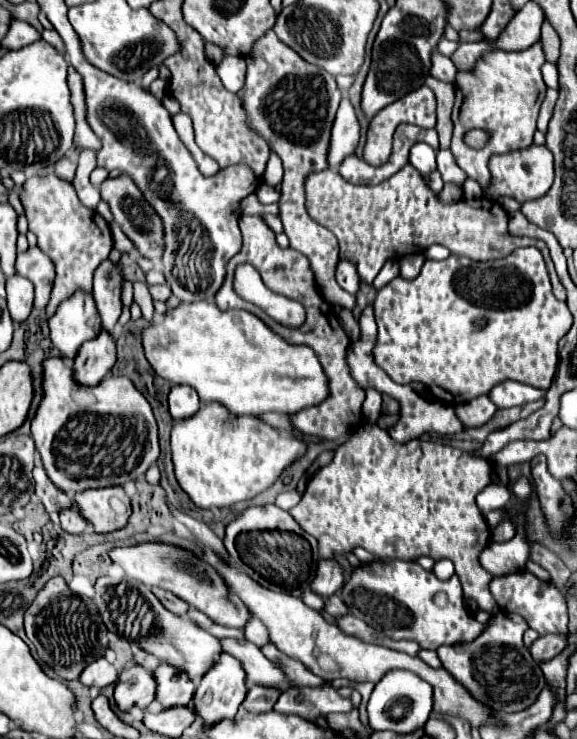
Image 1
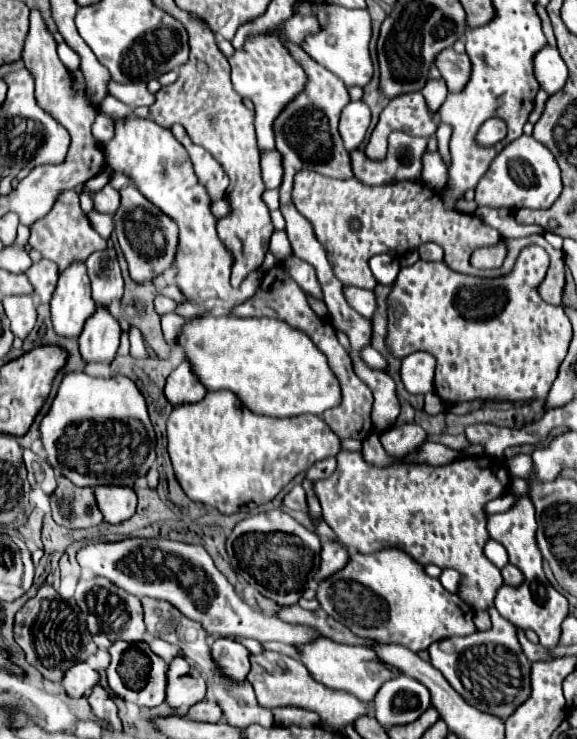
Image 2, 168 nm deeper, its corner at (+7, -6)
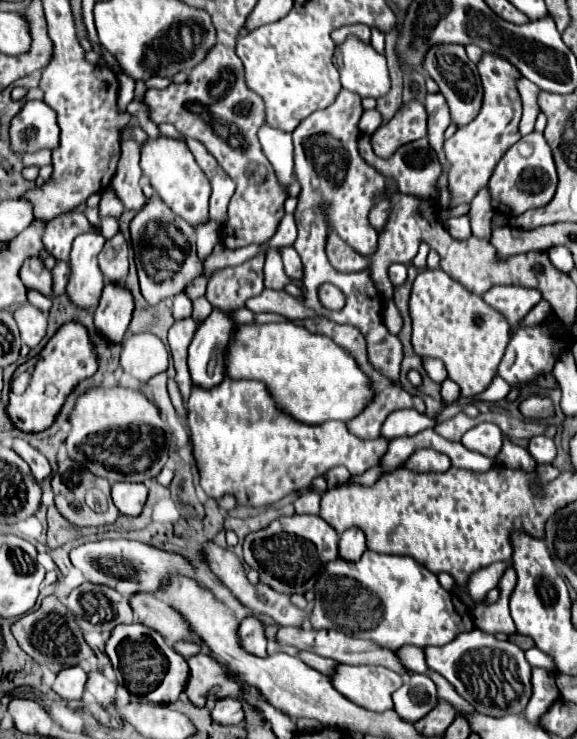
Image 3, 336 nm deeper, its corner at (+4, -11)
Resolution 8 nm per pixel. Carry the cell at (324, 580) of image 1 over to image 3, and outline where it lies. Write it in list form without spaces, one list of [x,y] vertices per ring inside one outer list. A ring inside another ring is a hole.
[[[351,527],[347,531],[341,533],[341,541],[339,541],[339,557],[341,559],[359,559],[367,549],[367,537],[363,535],[363,531]]]

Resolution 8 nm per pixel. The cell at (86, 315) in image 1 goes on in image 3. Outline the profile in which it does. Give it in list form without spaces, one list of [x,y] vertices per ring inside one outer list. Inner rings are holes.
[[[83,233],[75,239],[71,251],[71,279],[67,295],[79,307],[91,307],[99,301],[105,287],[103,273],[97,265],[97,255],[103,249],[105,237],[101,233]]]

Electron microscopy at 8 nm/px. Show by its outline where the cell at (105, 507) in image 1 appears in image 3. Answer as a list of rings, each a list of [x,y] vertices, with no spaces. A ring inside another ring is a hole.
[[[115,483],[113,503],[123,515],[139,515],[147,501],[147,487],[143,483]]]

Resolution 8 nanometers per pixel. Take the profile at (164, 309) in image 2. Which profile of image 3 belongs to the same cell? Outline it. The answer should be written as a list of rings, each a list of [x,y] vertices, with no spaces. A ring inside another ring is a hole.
[[[179,293],[173,299],[173,317],[175,319],[185,319],[185,317],[191,317],[191,311],[193,311],[191,299],[185,293]]]

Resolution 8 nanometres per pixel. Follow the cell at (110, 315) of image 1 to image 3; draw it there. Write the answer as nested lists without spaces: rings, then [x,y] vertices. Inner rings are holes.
[[[117,233],[115,237],[107,239],[103,251],[99,253],[99,267],[107,281],[113,281],[113,283],[123,281],[123,277],[127,275],[127,267],[129,267],[127,255],[129,255],[129,245],[123,233]]]

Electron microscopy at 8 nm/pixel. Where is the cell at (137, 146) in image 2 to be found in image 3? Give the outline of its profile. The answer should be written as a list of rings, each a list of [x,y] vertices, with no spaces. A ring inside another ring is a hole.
[[[159,137],[159,139],[149,139],[141,147],[141,169],[143,175],[149,179],[153,189],[159,193],[159,197],[171,207],[171,211],[185,221],[189,221],[193,227],[209,219],[207,205],[209,205],[209,181],[195,163],[189,147],[185,141],[169,139],[169,137]]]

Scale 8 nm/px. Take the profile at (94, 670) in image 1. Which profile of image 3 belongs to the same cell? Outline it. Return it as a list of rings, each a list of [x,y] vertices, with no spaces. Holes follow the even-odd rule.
[[[67,667],[65,671],[57,673],[53,691],[65,701],[79,701],[83,697],[85,683],[87,683],[87,675],[81,667]]]

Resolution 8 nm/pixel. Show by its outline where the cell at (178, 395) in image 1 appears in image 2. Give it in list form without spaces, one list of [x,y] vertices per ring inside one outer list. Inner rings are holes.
[[[184,360],[170,376],[164,388],[164,396],[172,406],[200,402],[206,396],[206,388],[196,382],[196,376],[190,370],[190,364]]]

